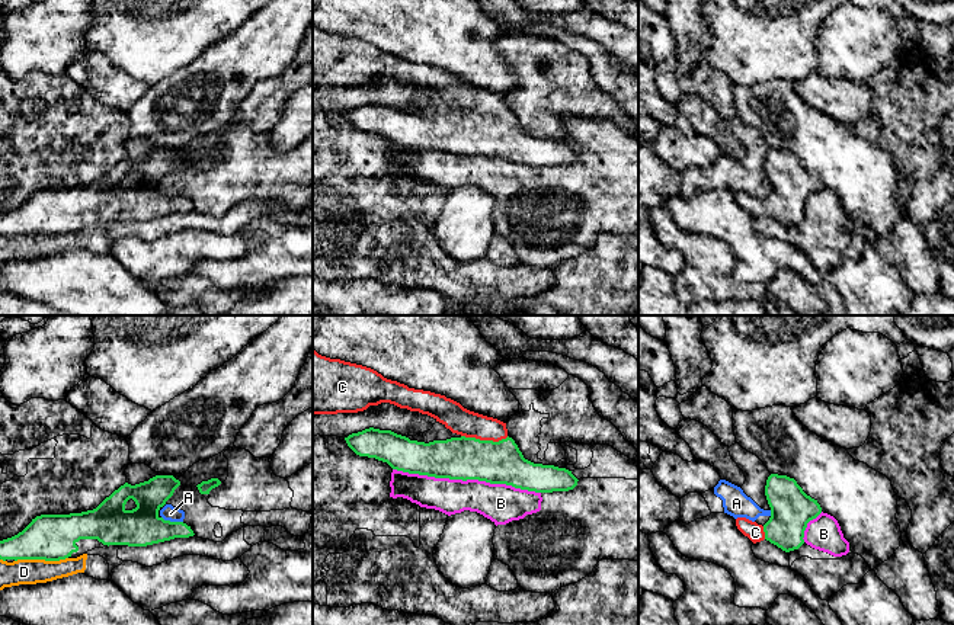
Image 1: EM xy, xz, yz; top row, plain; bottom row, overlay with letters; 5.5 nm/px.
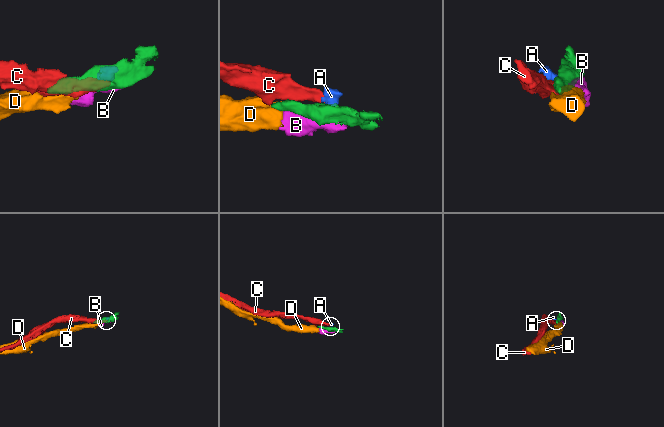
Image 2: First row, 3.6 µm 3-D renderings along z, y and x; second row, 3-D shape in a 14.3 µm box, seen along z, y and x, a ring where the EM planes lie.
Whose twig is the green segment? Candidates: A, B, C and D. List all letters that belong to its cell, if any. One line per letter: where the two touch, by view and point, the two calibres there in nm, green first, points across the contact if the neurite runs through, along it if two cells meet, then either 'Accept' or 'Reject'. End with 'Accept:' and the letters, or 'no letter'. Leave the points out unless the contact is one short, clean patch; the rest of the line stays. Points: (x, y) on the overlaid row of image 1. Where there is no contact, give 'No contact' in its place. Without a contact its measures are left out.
A: Touches green at xy (172, 522). Thickness 220 nm (green) against 80 nm. Boundary: xy (162, 516), (182, 522). Reject
B: Touches green at xz (467, 478). Thickness 240 nm (green) against 220 nm. Reject
C: Touches green at xz (484, 441). Thickness 240 nm (green) against 150 nm. Accept
D: Touches green at xy (41, 558). Thickness 260 nm (green) against 140 nm. Boundary: xy (67, 557), (15, 561). Reject
Accept: C

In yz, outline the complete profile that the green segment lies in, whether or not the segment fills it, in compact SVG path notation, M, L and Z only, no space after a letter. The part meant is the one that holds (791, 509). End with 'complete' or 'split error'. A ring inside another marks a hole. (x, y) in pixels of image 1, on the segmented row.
M771 474L765 496L771 517L763 525L765 539L785 552L804 544L807 523L822 513L817 500L807 496L794 478Z; complete

